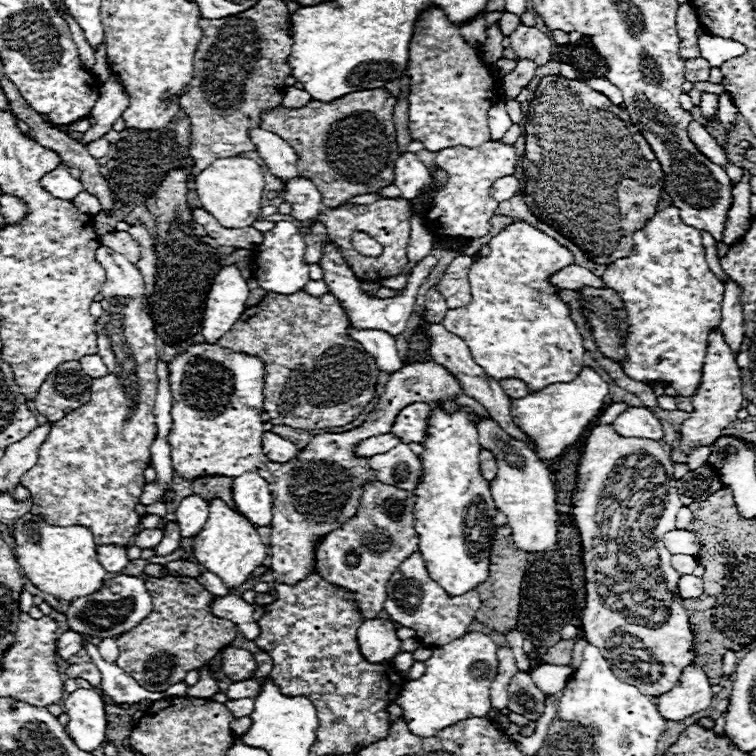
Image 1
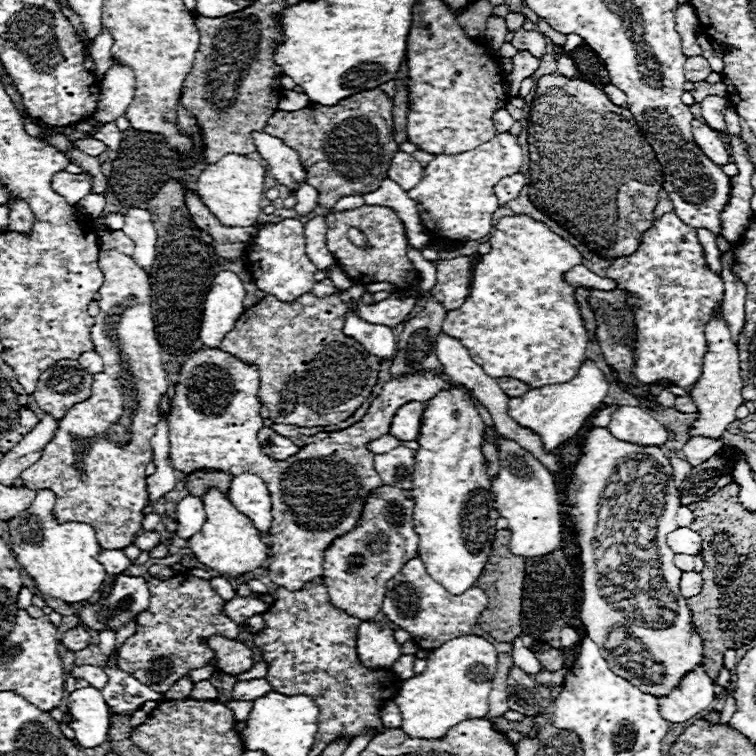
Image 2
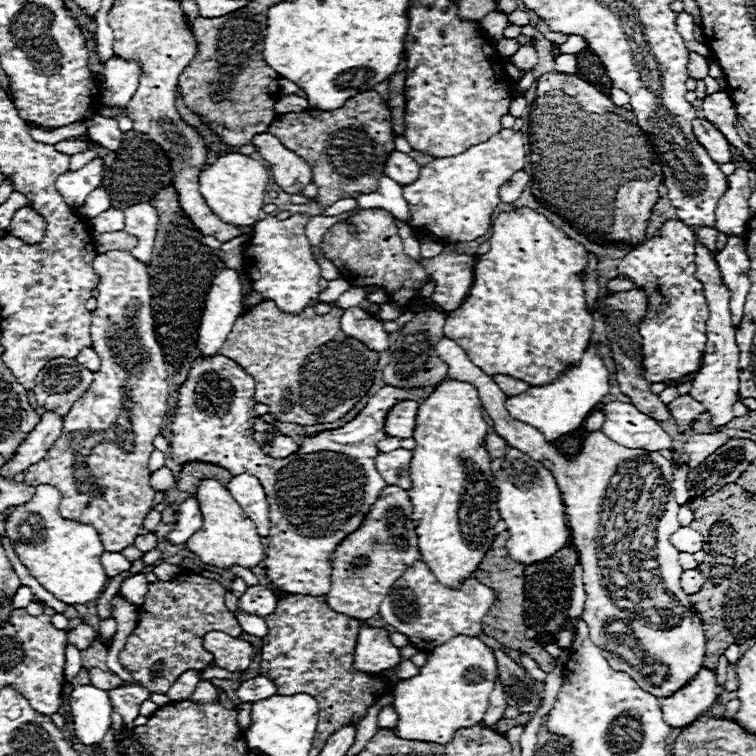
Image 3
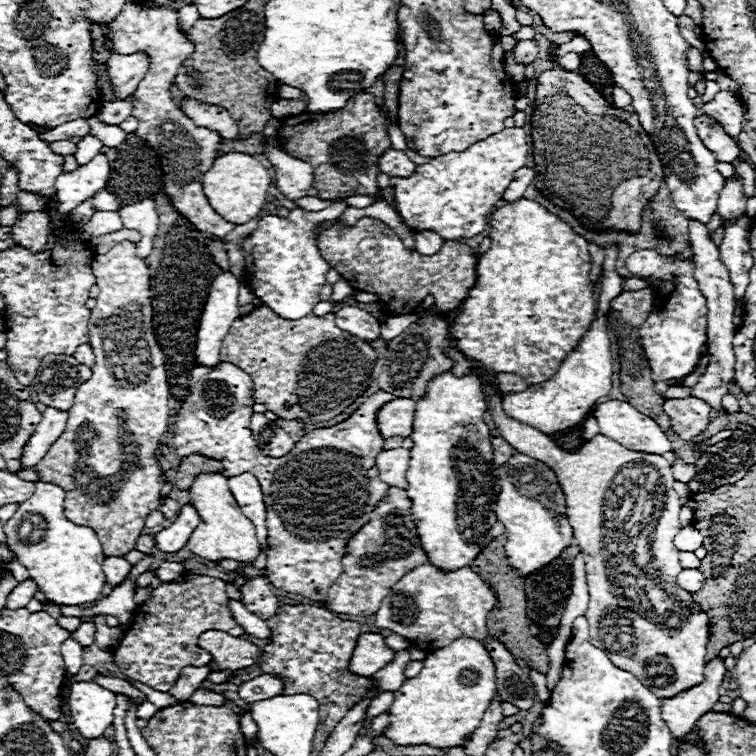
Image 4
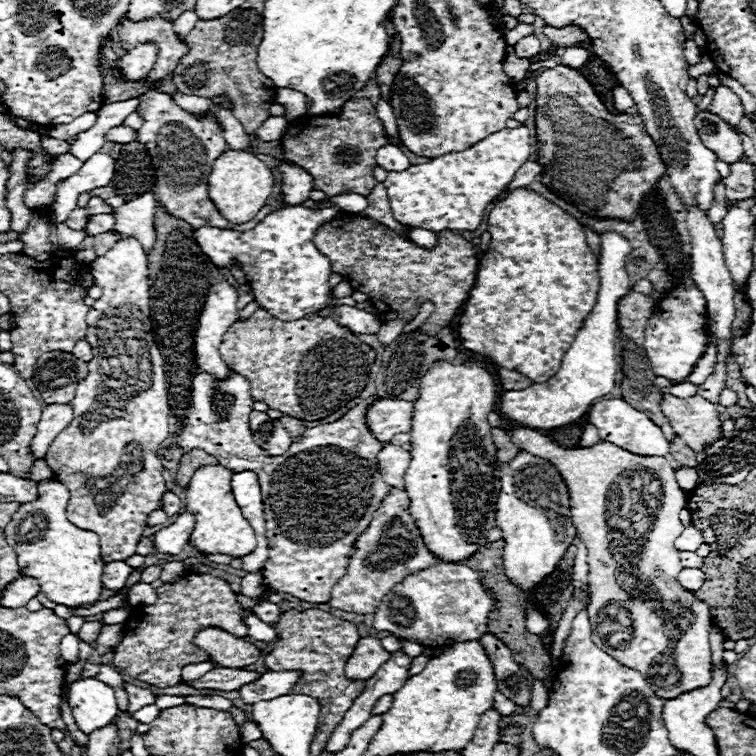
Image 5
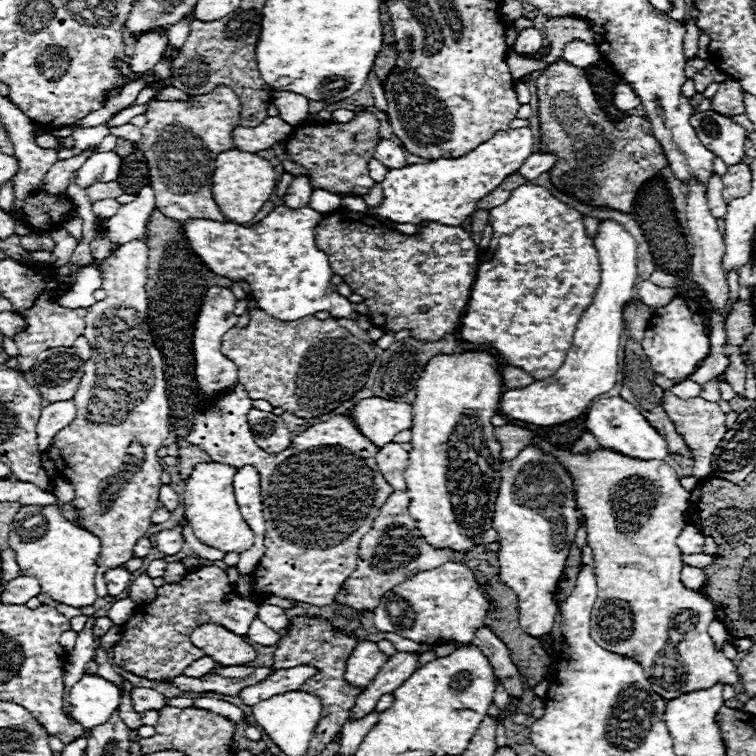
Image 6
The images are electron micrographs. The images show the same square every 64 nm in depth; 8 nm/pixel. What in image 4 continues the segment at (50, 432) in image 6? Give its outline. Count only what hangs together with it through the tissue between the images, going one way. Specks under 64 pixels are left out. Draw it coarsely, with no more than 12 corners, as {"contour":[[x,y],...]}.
{"contour":[[46,408],[22,452],[36,466],[66,428],[66,412]]}

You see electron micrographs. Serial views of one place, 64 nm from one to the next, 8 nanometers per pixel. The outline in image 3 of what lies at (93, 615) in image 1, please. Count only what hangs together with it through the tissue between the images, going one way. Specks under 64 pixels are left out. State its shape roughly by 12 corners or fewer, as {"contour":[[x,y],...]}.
{"contour":[[144,574],[122,580],[118,590],[134,606],[142,606],[148,580]]}

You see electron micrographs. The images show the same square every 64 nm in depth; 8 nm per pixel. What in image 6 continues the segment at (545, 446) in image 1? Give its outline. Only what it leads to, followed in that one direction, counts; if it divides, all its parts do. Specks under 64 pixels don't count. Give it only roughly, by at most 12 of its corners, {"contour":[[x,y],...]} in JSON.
{"contour":[[602,222],[600,288],[562,368],[506,390],[504,416],[556,426],[616,384],[636,242]]}

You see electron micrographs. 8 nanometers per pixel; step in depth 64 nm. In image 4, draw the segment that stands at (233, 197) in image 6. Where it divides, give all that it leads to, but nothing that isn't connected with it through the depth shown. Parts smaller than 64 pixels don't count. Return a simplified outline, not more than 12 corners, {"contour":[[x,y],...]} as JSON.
{"contour":[[230,152],[202,176],[228,222],[258,216],[272,184],[252,156]]}

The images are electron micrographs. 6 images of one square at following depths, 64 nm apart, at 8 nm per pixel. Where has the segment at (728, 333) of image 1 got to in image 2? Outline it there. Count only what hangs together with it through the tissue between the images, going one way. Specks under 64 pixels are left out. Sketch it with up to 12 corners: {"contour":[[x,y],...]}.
{"contour":[[732,250],[722,256],[722,314],[732,340],[744,326],[744,284],[730,272]]}

